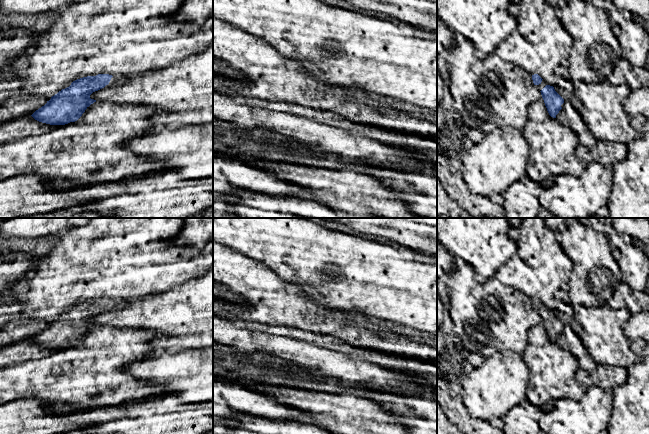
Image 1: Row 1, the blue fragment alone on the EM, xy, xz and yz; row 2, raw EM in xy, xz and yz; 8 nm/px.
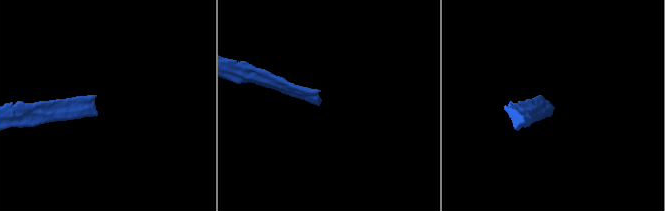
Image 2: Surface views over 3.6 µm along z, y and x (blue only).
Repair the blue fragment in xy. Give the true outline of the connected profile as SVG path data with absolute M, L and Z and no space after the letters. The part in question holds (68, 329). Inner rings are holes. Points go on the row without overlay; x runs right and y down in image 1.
M98 298L77 303L65 313L51 321L47 327L31 340L42 347L65 349L77 345L96 324L90 319L104 311L121 308L131 300Z

